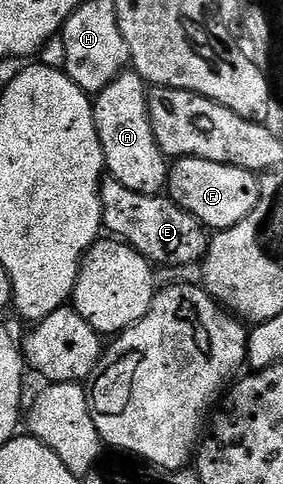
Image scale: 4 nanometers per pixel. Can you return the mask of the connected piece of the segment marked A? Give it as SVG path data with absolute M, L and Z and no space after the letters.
M133 70L124 71L103 92L97 93L92 103L109 179L128 186L128 190L136 190L136 194L159 195L168 184L168 157L154 137L146 81Z

